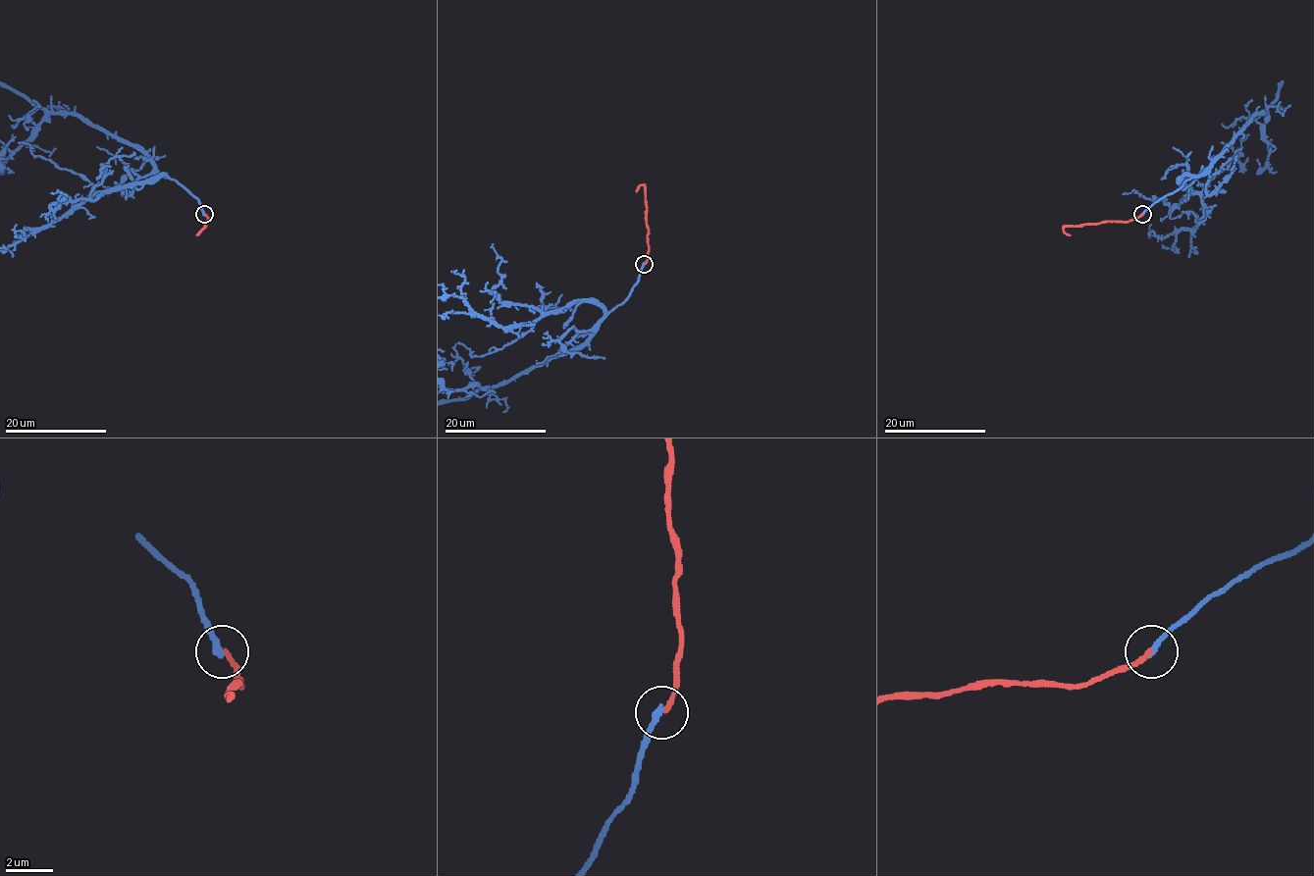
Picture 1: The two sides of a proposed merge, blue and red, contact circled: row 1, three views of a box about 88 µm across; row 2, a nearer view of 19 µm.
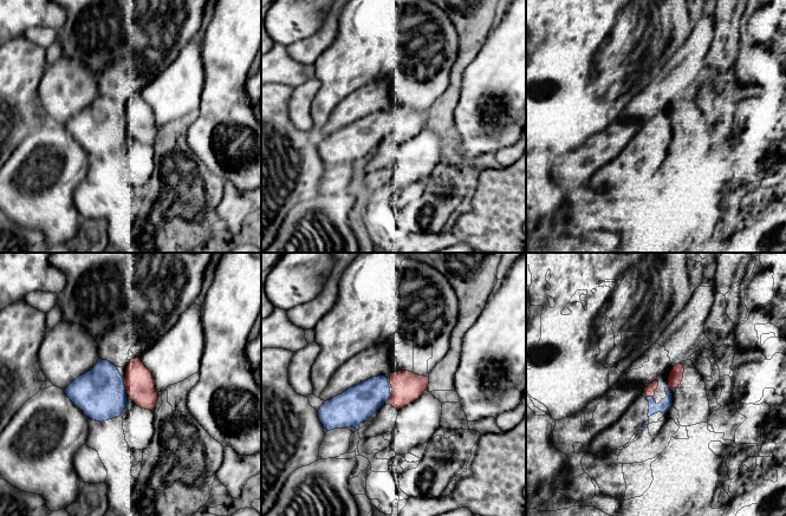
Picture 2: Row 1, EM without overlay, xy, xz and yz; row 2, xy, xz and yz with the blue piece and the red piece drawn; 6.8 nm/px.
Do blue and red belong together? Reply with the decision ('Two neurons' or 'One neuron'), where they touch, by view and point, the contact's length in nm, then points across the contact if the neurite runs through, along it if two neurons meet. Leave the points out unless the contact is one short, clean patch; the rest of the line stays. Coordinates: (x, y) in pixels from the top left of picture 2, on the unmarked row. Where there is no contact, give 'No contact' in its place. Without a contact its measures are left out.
Two neurons. Touches blue at xy (124, 122). Shared border 110 nm

